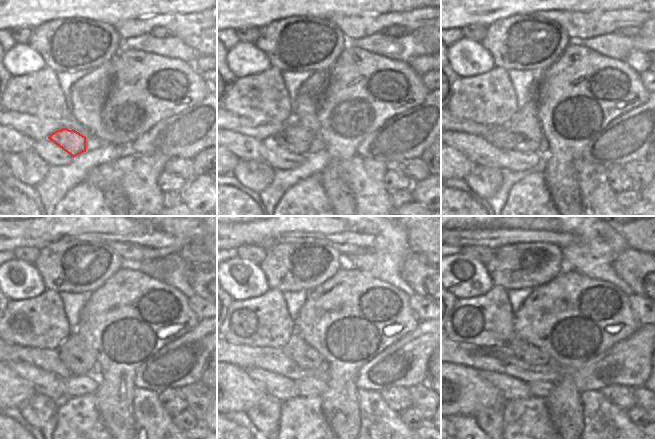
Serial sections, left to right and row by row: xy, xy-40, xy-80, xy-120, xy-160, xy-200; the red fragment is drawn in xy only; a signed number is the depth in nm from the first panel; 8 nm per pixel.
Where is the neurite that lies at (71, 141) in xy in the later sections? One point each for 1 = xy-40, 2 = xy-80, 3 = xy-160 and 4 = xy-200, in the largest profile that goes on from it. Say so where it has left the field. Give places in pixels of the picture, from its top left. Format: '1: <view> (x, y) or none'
1: xy-40 (294, 136)
2: xy-80 (524, 129)
3: xy-160 (296, 349)
4: xy-200 (529, 353)

